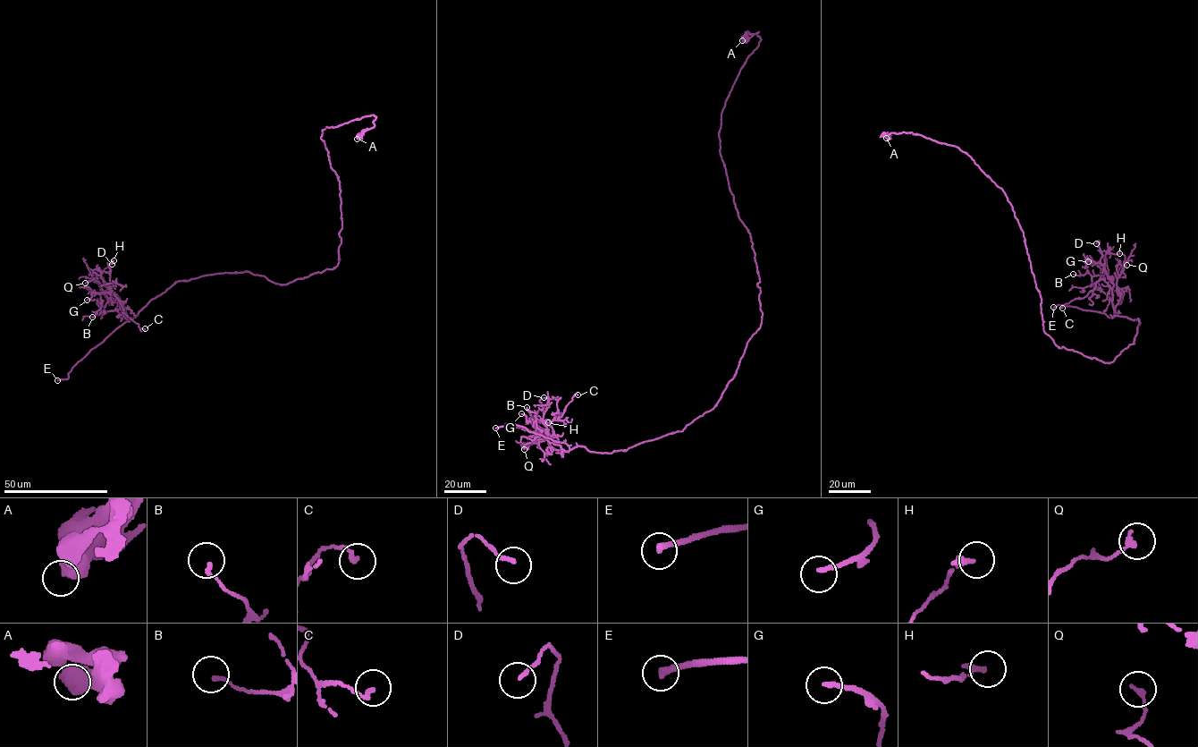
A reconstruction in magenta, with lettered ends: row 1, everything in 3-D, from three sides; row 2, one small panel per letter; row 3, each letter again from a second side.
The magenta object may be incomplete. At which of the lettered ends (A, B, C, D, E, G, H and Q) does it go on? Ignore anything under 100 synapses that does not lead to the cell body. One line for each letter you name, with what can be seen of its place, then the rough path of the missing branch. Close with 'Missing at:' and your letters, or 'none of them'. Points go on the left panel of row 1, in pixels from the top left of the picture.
E: (57, 380) | (57, 380), (49, 378), (36, 381)
Missing at: E

